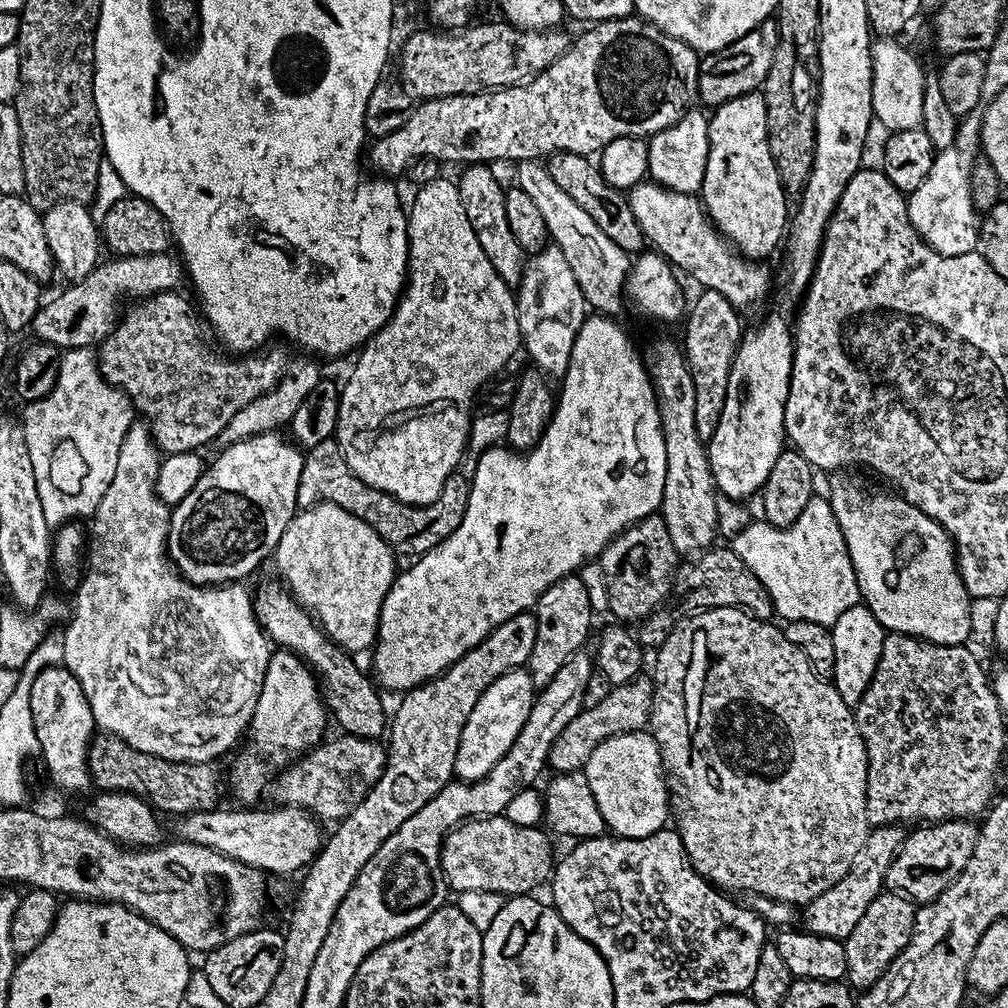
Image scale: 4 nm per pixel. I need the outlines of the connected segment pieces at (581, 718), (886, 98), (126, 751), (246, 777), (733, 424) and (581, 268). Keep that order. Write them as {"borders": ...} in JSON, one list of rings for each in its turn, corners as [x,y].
{"borders":[[[[641,674],[628,684],[620,684],[610,690],[610,694],[604,701],[598,702],[598,706],[585,708],[571,720],[554,738],[554,746],[550,746],[547,767],[553,768],[553,773],[575,772],[590,758],[590,754],[606,738],[626,734],[627,732],[643,732],[649,727],[652,714],[652,685],[653,681]]],[[[876,38],[872,41],[872,114],[877,125],[880,124],[884,128],[888,128],[889,133],[901,132],[902,130],[914,130],[922,125],[922,98],[924,97],[924,81],[926,79],[926,73],[920,69],[920,64],[903,48],[900,44],[892,44],[896,42],[889,42],[884,38]]],[[[96,734],[88,745],[88,773],[92,788],[100,792],[129,792],[152,805],[157,813],[173,812],[181,818],[191,812],[215,809],[220,800],[220,772],[215,763],[187,764],[181,760],[163,760],[134,750],[117,736]]],[[[273,651],[268,657],[268,669],[264,675],[262,690],[258,694],[256,709],[252,715],[250,725],[252,745],[237,758],[236,765],[232,768],[232,788],[236,791],[237,798],[240,800],[258,799],[264,783],[268,780],[268,764],[259,756],[260,748],[273,748],[276,752],[289,748],[292,752],[298,752],[296,754],[307,754],[325,739],[324,727],[327,724],[330,724],[330,717],[324,706],[322,689],[312,669],[294,652]]],[[[772,312],[753,332],[745,331],[736,347],[734,362],[730,366],[730,382],[726,382],[726,406],[722,406],[722,418],[718,418],[718,430],[706,442],[708,461],[717,493],[732,500],[755,497],[763,488],[778,454],[785,451],[784,411],[792,377],[792,350],[794,324],[784,312]]],[[[534,160],[517,163],[516,186],[526,192],[538,207],[538,212],[546,221],[549,239],[556,243],[574,278],[582,291],[585,305],[599,315],[616,316],[622,308],[622,298],[626,294],[628,273],[632,260],[612,239],[607,238],[598,224],[590,218],[586,210],[572,198],[552,178],[547,167]]]]}

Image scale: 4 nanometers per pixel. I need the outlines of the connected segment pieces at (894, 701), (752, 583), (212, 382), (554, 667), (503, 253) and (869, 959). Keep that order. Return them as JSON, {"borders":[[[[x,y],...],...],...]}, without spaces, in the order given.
{"borders":[[[[888,632],[874,678],[854,706],[854,715],[868,759],[869,825],[912,826],[917,822],[966,820],[979,817],[993,803],[997,795],[996,771],[1004,756],[1006,714],[1000,709],[989,673],[984,673],[979,658],[968,646],[931,644],[919,636]]],[[[713,546],[697,555],[696,560],[688,569],[679,573],[674,584],[675,595],[680,595],[680,600],[688,610],[707,610],[710,608],[740,608],[742,611],[751,614],[756,620],[771,621],[774,616],[772,599],[758,582],[758,578],[738,558],[738,554],[733,552],[731,547]]],[[[176,290],[159,292],[133,303],[129,307],[132,309],[129,312],[127,309],[117,319],[115,330],[100,343],[96,352],[96,365],[102,378],[130,397],[133,409],[144,415],[141,417],[152,432],[152,441],[164,454],[195,452],[203,449],[203,444],[212,444],[234,414],[274,390],[286,371],[284,352],[280,348],[269,347],[259,354],[248,354],[243,358],[229,358],[223,351],[215,352],[208,345],[210,329],[207,323],[198,315],[193,301],[191,304],[180,294]]],[[[573,574],[554,582],[538,598],[534,609],[536,618],[536,641],[530,654],[526,671],[532,679],[533,689],[545,688],[554,674],[562,667],[562,662],[570,658],[570,654],[581,651],[588,640],[588,631],[592,628],[594,613],[590,606],[590,598],[586,598],[586,586],[579,575]]],[[[469,164],[458,179],[462,206],[466,206],[466,218],[470,218],[470,226],[474,226],[474,238],[478,238],[478,246],[490,258],[490,266],[498,270],[498,274],[509,286],[519,285],[524,274],[526,253],[522,246],[518,246],[518,238],[510,231],[510,224],[506,222],[505,185],[496,181],[488,164]]],[[[887,890],[874,898],[874,902],[870,902],[858,926],[854,926],[854,930],[850,930],[843,940],[848,967],[846,980],[853,989],[863,990],[878,982],[878,978],[882,978],[884,971],[896,961],[898,954],[902,954],[912,937],[917,911],[917,905],[908,897]]]]}

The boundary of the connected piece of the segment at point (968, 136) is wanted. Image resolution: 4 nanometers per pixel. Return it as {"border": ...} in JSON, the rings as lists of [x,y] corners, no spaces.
{"border":[[[977,107],[970,110],[959,121],[954,142],[950,146],[939,149],[933,155],[930,174],[907,197],[908,220],[914,226],[914,230],[920,235],[921,240],[925,240],[934,251],[943,256],[957,256],[973,251],[978,244],[978,213],[976,207],[972,205],[972,195],[970,194],[970,166],[974,166],[974,158],[981,155],[980,131],[982,130],[982,118],[984,108]]]}

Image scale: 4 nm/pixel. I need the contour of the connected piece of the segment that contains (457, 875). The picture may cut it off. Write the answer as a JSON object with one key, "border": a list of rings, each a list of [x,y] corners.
{"border":[[[504,815],[469,818],[457,824],[440,846],[444,881],[453,893],[490,890],[505,898],[535,893],[549,883],[554,871],[552,844],[543,827],[514,826]]]}

